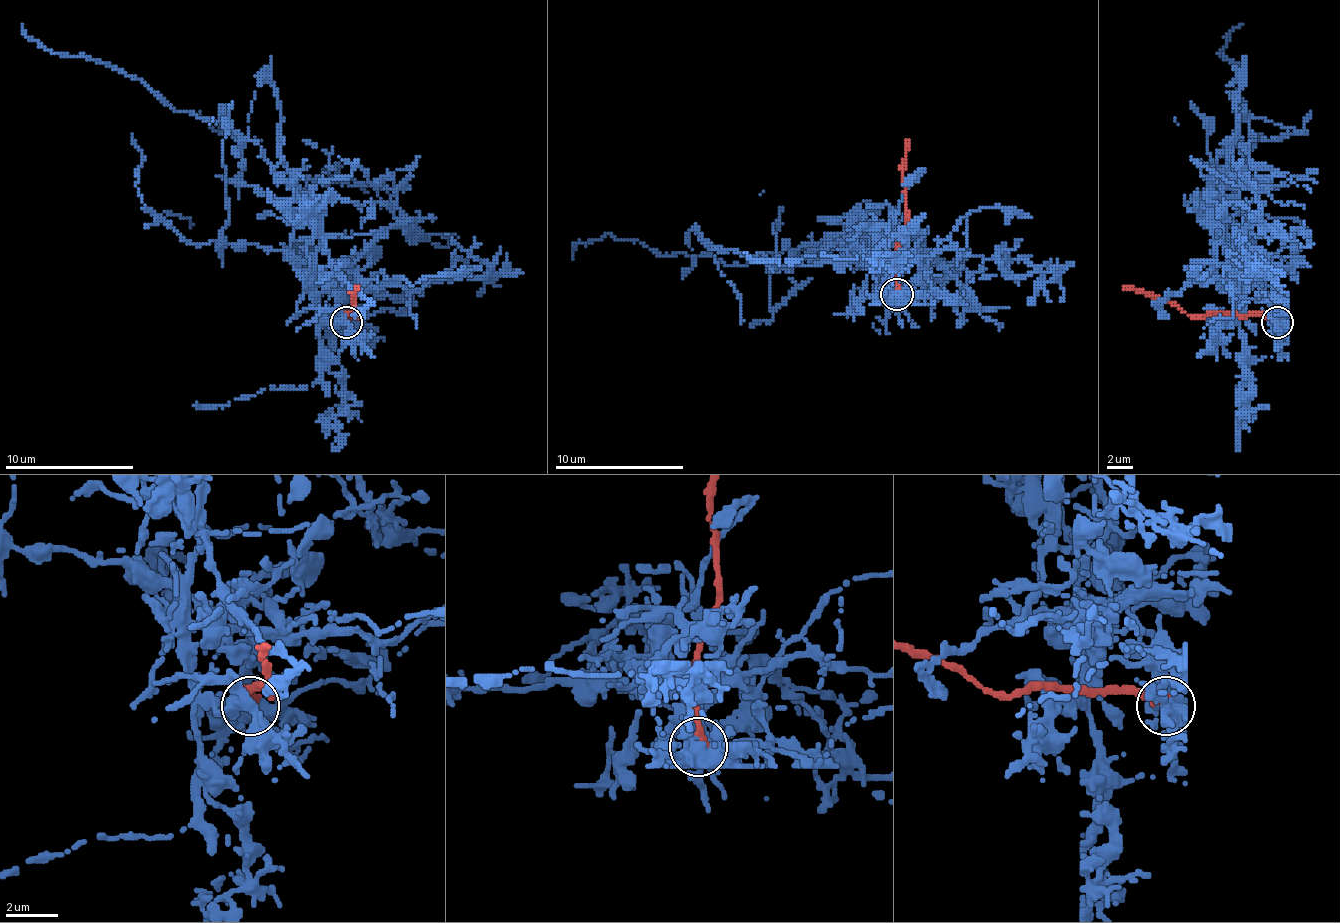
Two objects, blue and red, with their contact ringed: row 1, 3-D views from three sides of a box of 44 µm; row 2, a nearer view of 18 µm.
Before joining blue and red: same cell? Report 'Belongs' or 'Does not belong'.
Does not belong

